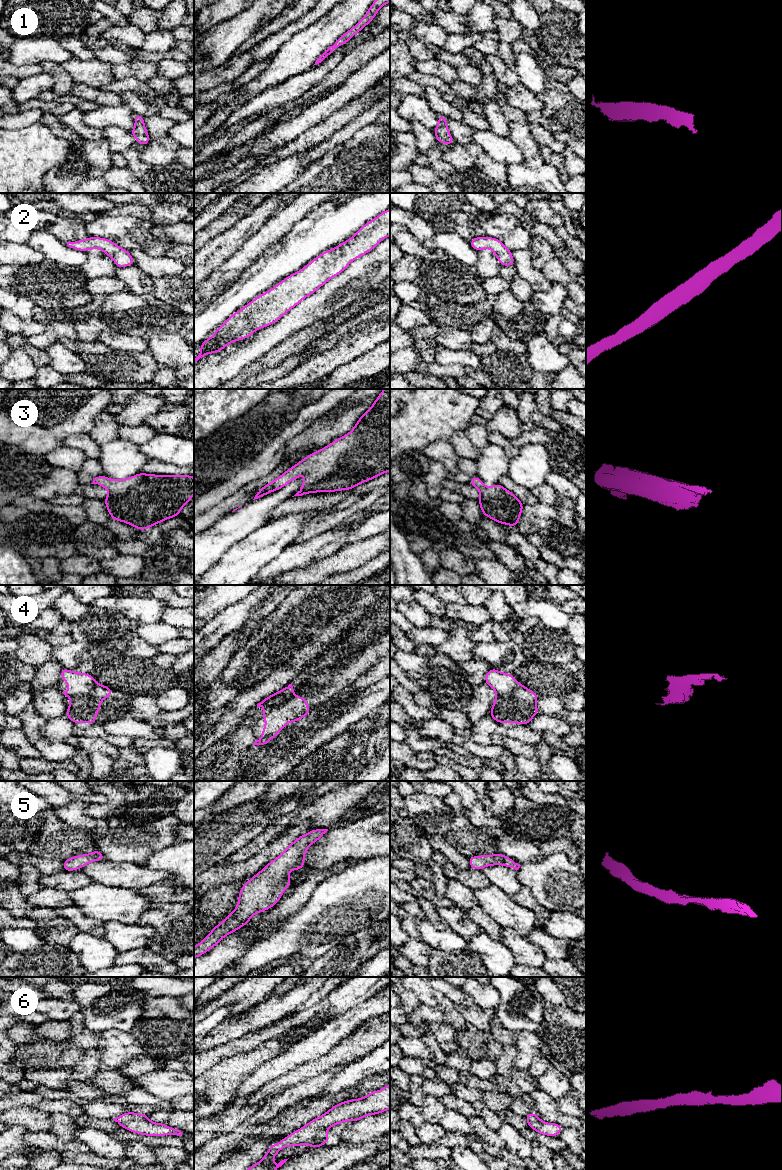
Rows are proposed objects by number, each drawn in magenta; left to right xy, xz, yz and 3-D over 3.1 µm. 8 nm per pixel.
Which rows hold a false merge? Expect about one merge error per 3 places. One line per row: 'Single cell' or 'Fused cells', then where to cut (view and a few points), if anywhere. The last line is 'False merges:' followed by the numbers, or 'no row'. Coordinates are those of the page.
1: Single cell. No split
2: Single cell. No split
3: Single cell. No split
4: Fused cells. Split along xy (96, 682), (96, 685), (89, 693), (69, 696)
5: Single cell. No split
6: Single cell. No split
False merges: 4

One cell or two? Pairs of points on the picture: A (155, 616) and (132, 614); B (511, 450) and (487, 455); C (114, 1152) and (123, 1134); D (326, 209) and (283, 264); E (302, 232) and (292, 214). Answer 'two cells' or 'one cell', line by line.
A: one cell
B: two cells
C: two cells
D: one cell
E: two cells

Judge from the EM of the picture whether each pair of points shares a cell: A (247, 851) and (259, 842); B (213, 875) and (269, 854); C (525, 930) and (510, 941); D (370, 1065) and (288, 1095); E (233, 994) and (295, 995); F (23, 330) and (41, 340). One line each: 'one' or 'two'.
A: one
B: one
C: two
D: two
E: two
F: two

